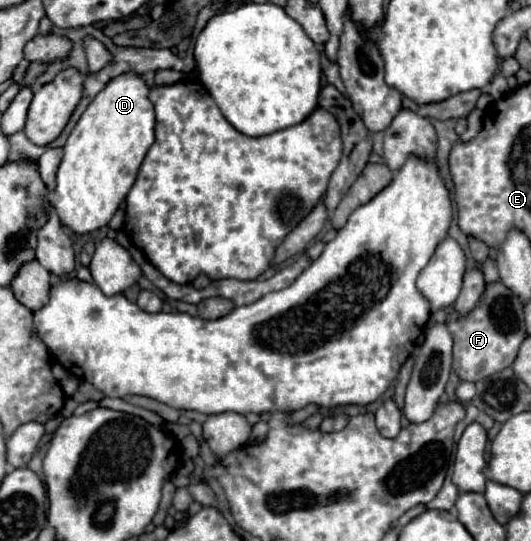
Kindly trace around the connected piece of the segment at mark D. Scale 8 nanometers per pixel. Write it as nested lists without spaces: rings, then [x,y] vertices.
[[[121,73],[97,93],[97,97],[91,101],[91,105],[85,109],[85,113],[73,127],[67,143],[63,145],[63,159],[56,174],[55,191],[51,195],[51,203],[63,225],[73,229],[75,233],[91,233],[111,221],[111,217],[119,209],[119,203],[133,187],[145,153],[155,141],[153,127],[155,111],[153,103],[149,101],[149,87],[139,73]]]

